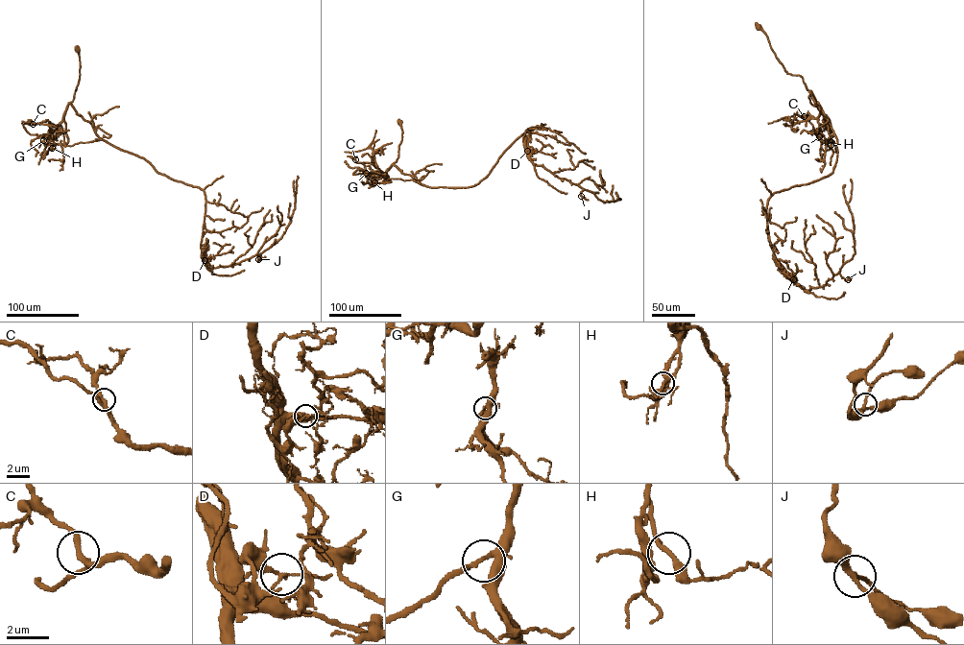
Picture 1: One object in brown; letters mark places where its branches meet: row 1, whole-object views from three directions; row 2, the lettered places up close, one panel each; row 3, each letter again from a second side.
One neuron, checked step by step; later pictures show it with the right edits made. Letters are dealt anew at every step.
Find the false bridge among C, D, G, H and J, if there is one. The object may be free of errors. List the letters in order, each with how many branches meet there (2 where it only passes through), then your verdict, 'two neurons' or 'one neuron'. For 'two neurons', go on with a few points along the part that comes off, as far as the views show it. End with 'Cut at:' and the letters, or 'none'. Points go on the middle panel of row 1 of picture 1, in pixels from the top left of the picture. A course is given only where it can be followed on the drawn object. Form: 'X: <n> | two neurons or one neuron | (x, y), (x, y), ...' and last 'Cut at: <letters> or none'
C: 3 | one neuron
D: 3 | two neurons | (527, 151), (525, 143), (531, 139), (528, 133)
G: 3 | one neuron
H: 3 | one neuron
J: 3 | one neuron
Cut at: D

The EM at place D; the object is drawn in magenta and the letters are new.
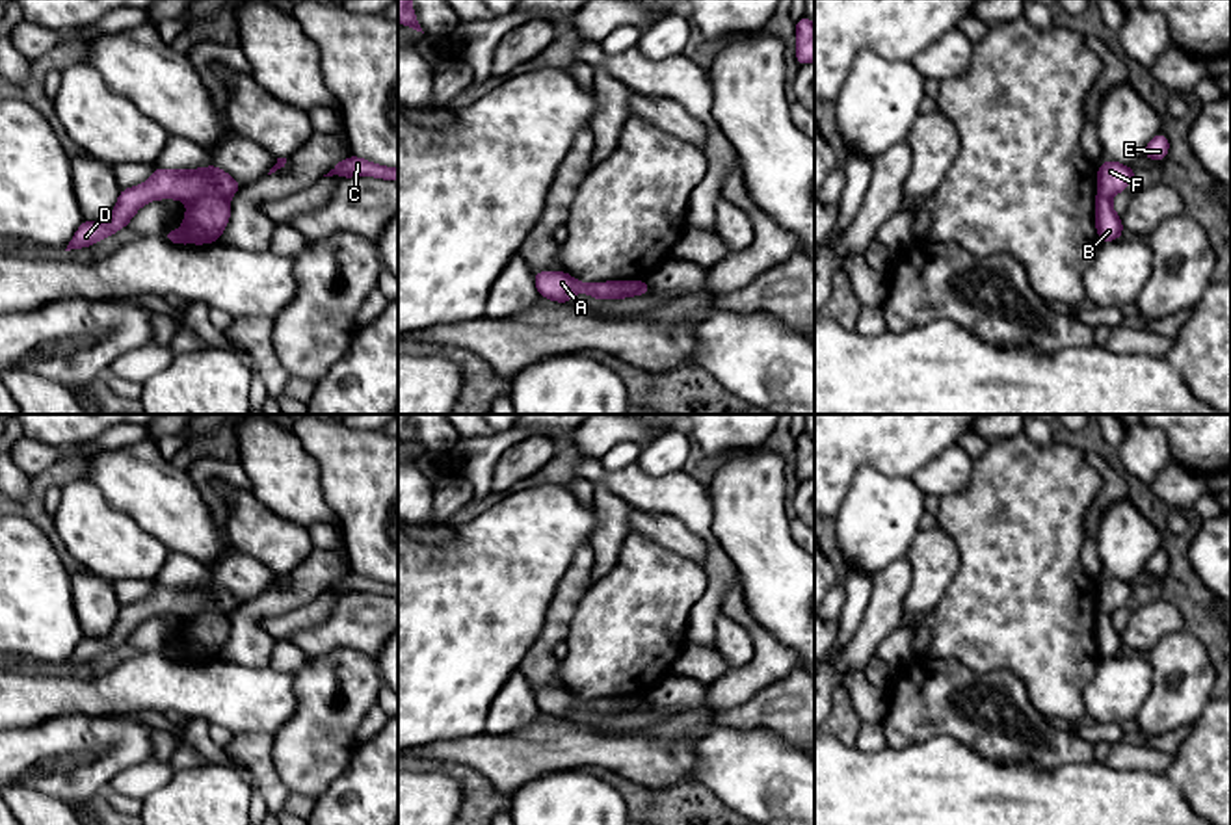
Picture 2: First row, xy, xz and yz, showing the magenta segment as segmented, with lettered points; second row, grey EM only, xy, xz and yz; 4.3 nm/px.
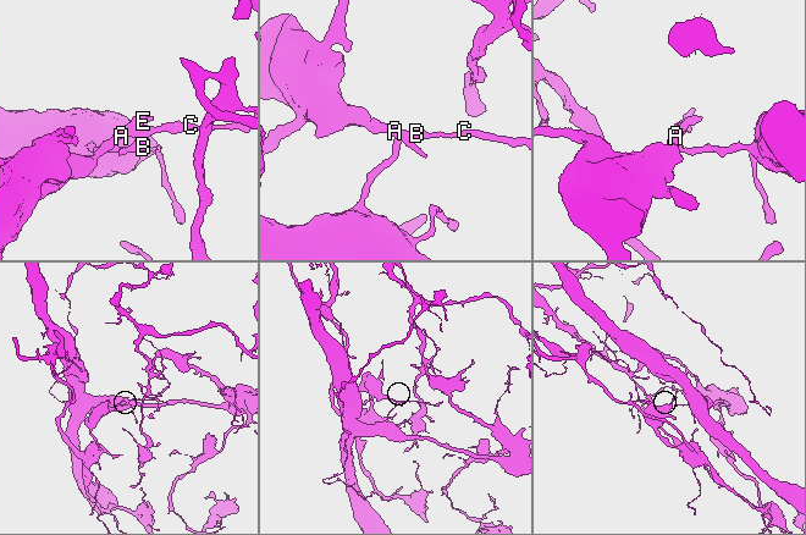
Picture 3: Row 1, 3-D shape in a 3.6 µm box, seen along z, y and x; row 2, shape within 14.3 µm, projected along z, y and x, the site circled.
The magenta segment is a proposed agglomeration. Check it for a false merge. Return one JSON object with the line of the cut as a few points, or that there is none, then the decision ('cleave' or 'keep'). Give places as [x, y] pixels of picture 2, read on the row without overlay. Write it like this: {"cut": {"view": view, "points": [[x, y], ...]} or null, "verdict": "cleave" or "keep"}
{"cut": {"view": "xy", "points": [[227, 614], [201, 612], [190, 619]]}, "verdict": "cleave"}

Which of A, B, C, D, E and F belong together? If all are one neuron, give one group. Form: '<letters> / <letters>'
A C D E F / B

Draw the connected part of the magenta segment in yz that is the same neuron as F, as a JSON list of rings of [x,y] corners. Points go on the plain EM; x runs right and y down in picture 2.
[[[1106,576],[1097,583],[1097,611],[1114,613],[1119,608],[1125,608],[1129,598],[1136,595],[1136,587],[1121,582],[1114,576]]]

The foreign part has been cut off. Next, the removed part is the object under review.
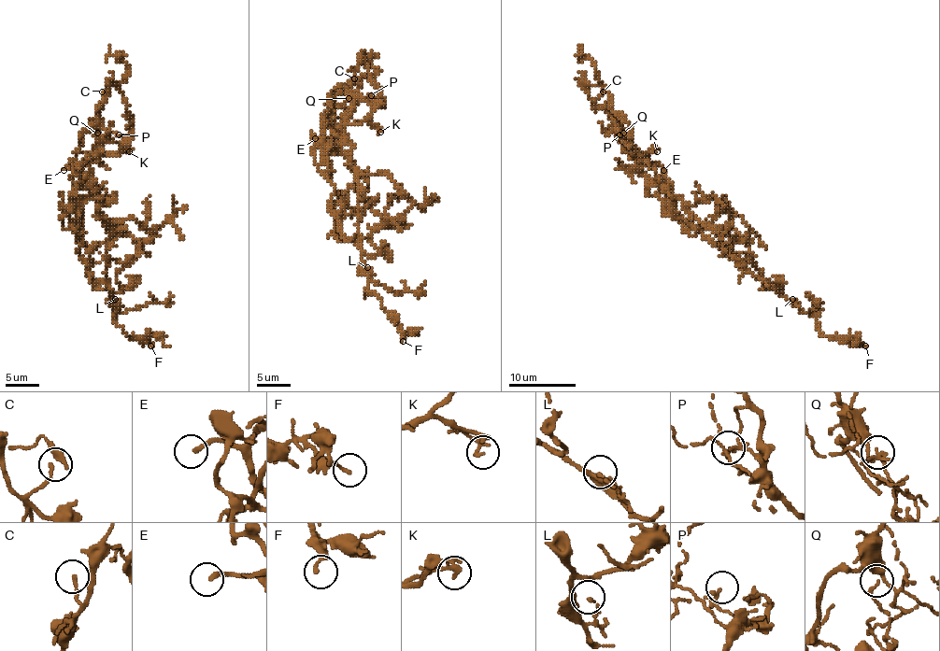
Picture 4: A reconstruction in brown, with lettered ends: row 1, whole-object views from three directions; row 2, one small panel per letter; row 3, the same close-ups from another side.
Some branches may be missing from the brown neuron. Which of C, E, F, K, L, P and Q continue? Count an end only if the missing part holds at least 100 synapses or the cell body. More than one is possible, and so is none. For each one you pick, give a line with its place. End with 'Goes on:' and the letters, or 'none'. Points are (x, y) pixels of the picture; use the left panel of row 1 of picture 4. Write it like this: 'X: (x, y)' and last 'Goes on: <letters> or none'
E: (64, 170)
Goes on: E

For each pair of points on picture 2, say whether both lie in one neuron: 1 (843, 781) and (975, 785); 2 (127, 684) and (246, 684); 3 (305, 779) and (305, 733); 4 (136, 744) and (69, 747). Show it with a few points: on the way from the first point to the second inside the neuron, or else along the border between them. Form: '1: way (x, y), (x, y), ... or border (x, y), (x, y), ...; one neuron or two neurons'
1: way (876, 785), (941, 785); one neuron
2: way (157, 684), (216, 684); one neuron
3: way (305, 768), (305, 744); one neuron
4: way (119, 744), (86, 747); one neuron

